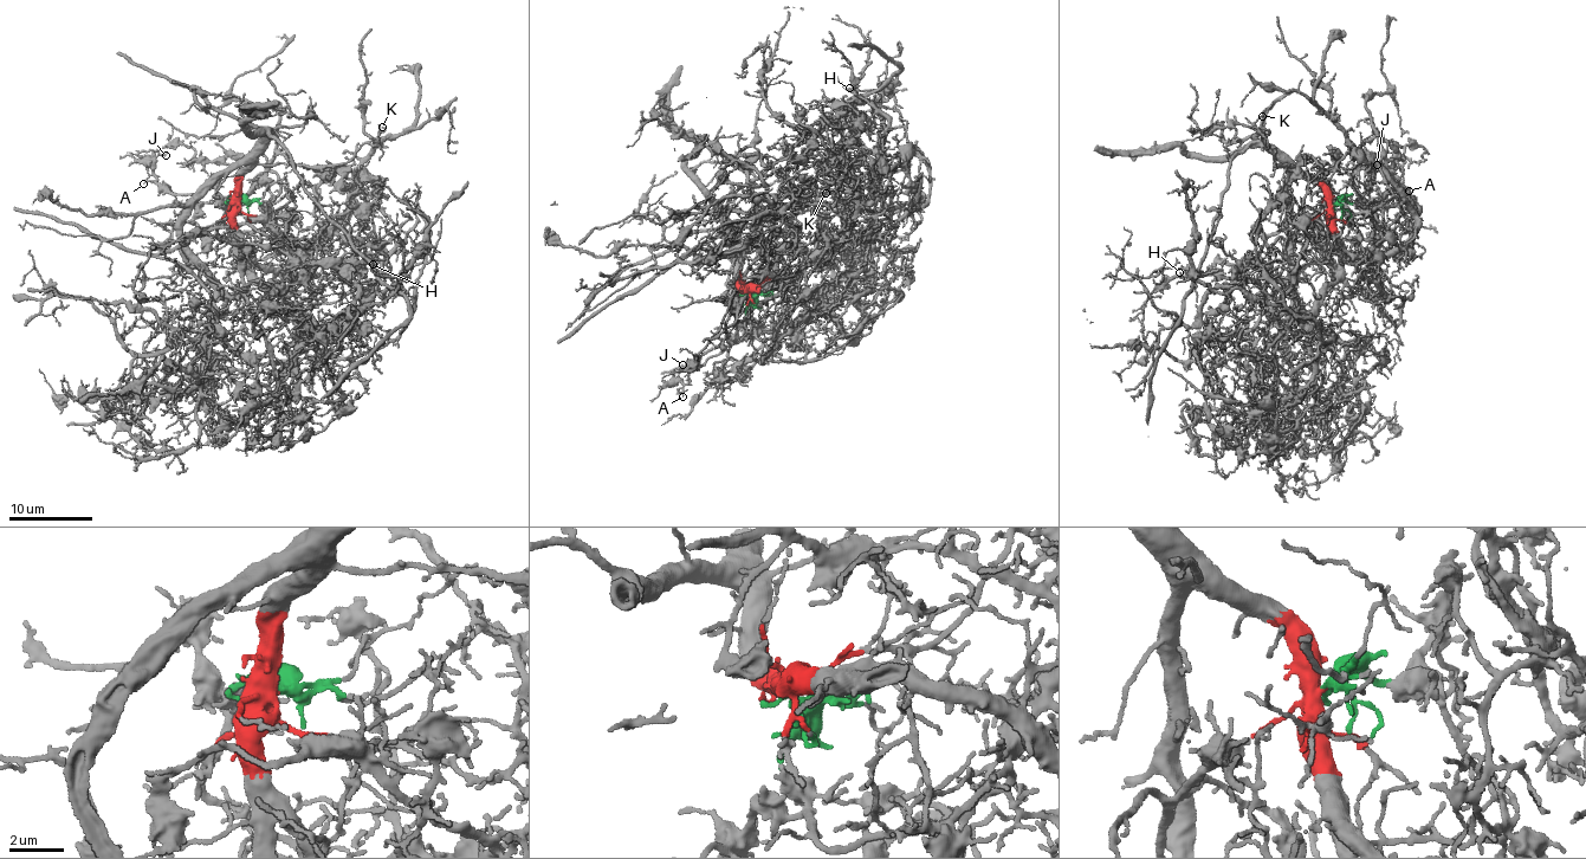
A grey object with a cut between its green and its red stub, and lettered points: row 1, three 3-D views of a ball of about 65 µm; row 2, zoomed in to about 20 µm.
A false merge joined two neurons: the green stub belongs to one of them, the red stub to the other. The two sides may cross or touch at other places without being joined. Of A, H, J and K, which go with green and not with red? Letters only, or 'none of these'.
A, J

